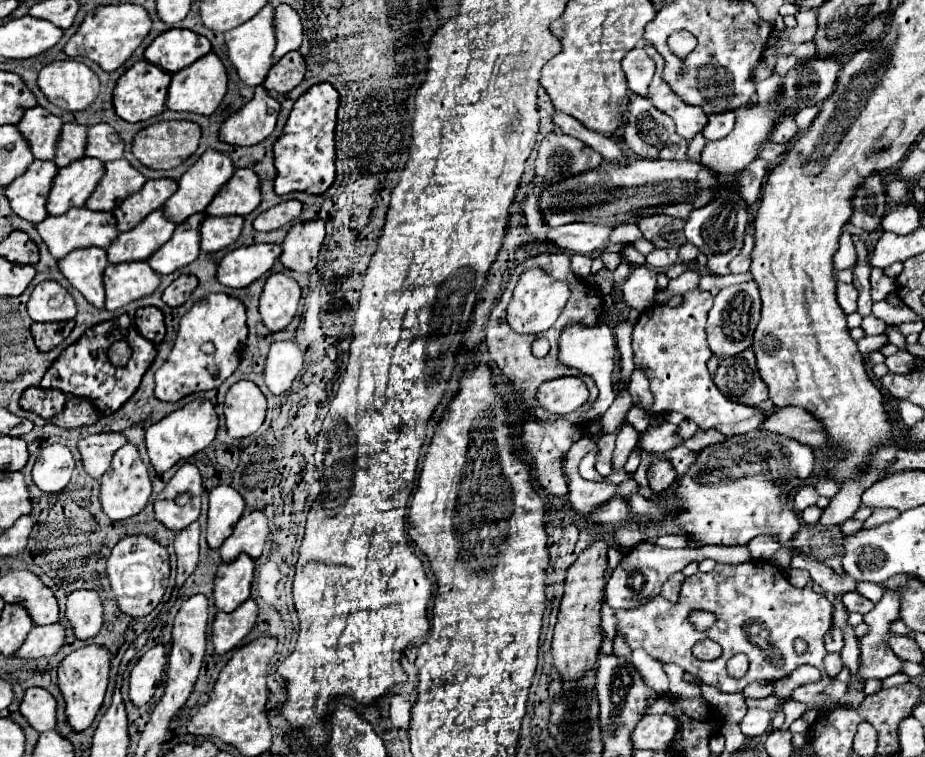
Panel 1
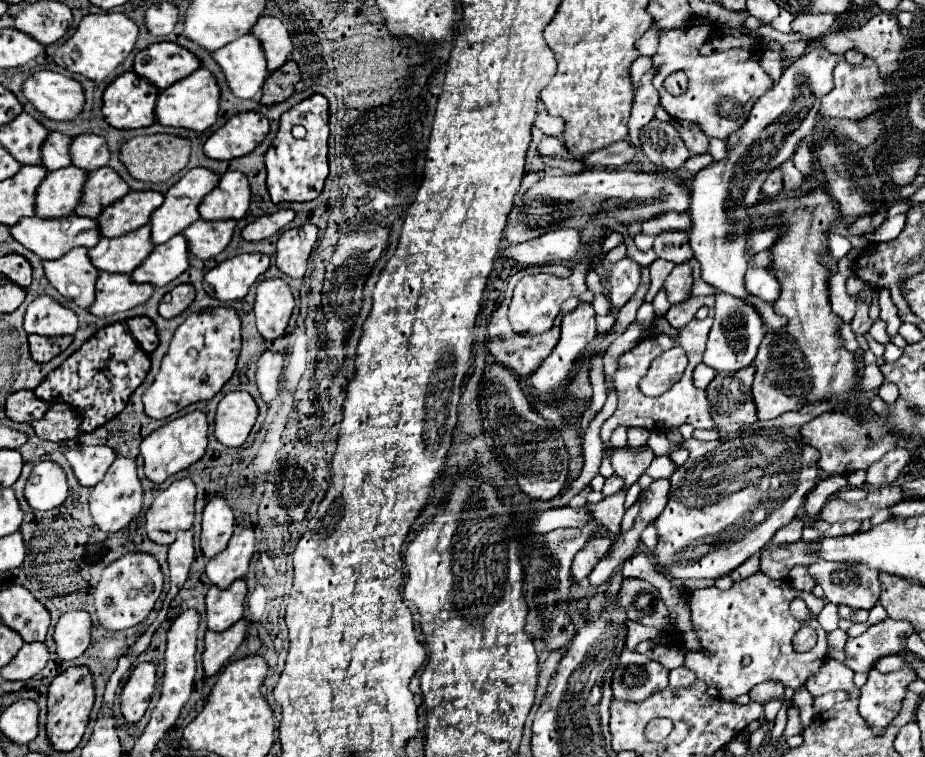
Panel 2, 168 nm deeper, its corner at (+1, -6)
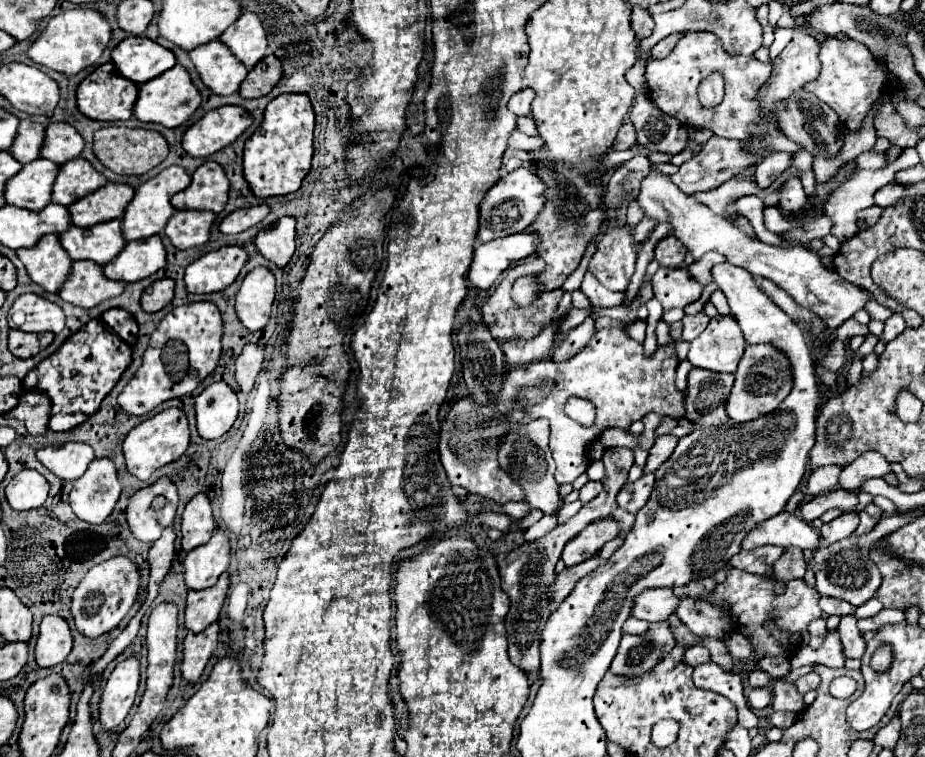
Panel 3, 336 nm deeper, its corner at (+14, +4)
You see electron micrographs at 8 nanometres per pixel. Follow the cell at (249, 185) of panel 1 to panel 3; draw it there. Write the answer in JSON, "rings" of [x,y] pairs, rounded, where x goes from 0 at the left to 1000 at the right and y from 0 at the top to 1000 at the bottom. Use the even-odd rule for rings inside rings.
{"rings":[[[221,214],[210,230],[201,251],[184,264],[190,277],[227,277],[238,280],[246,264],[246,235],[238,217]]]}

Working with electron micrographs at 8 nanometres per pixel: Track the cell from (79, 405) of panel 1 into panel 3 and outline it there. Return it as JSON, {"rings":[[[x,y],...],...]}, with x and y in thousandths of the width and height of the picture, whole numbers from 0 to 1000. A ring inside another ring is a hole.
{"rings":[[[26,518],[19,536],[6,550],[26,557],[28,568],[37,576],[48,573],[54,555],[54,526],[45,518]]]}

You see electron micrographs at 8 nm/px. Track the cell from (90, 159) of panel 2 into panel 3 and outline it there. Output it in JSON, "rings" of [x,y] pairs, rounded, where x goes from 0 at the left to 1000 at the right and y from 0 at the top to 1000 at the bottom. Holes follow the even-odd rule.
{"rings":[[[58,161],[50,166],[48,190],[45,190],[45,206],[50,211],[67,217],[71,211],[84,209],[89,196],[91,196],[91,185],[76,164]]]}

